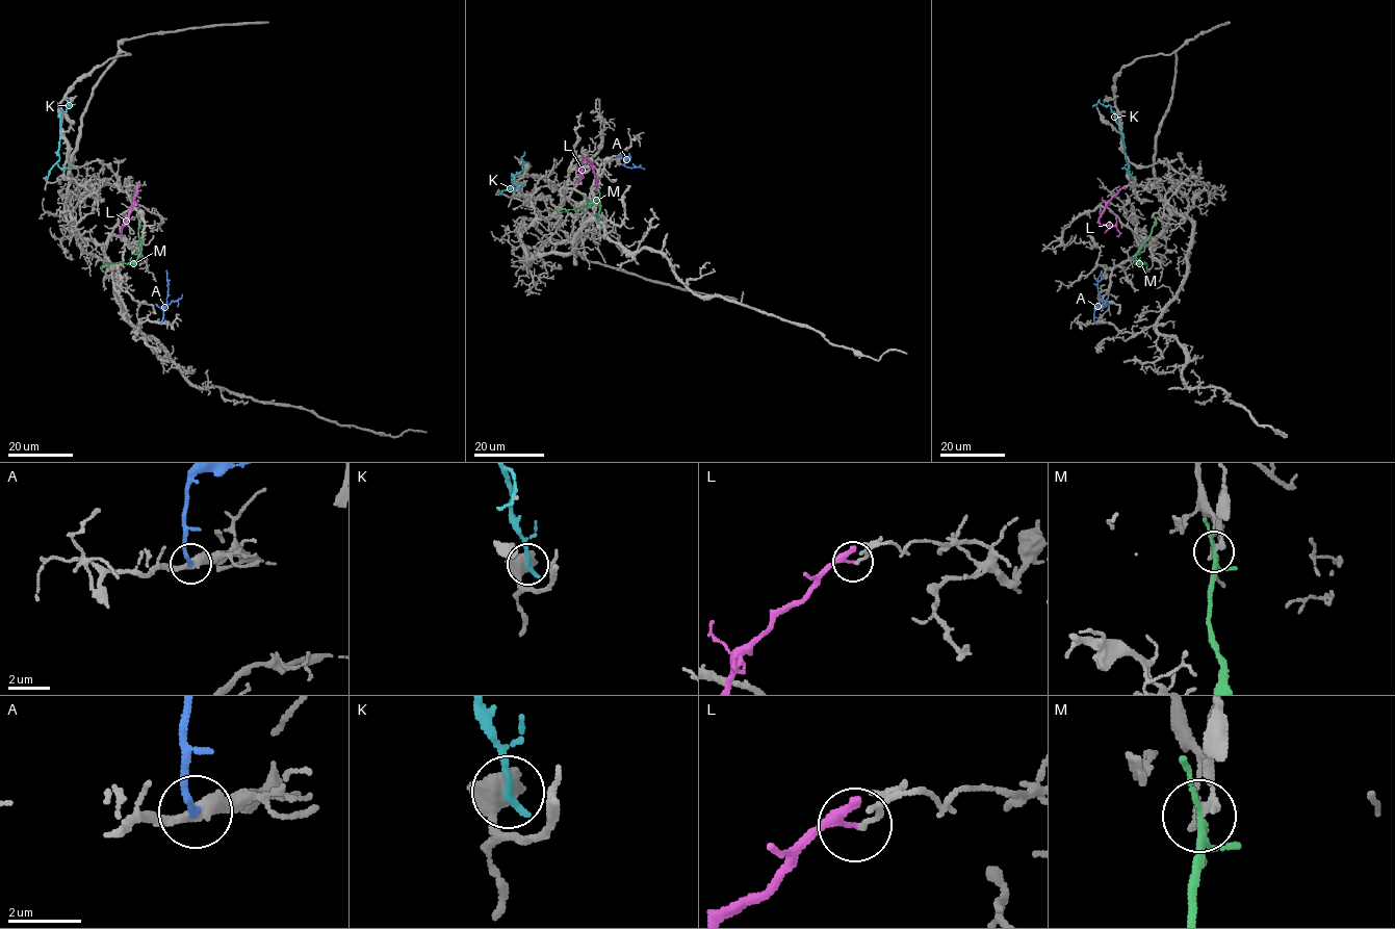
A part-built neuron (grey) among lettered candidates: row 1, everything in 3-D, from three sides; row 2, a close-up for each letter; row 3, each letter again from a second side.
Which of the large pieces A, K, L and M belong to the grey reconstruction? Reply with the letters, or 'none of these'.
none of these

